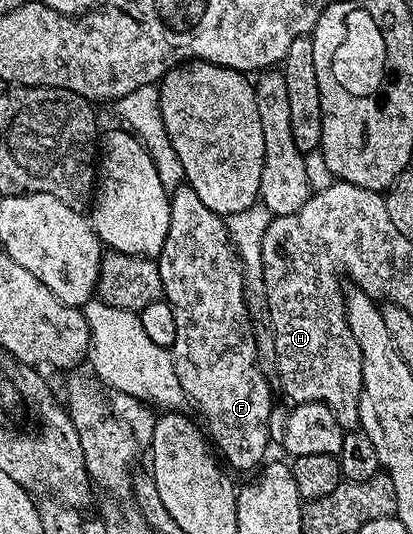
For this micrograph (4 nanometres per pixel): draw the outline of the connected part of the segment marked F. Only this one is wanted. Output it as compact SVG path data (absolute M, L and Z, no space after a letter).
M188 185L177 186L170 194L170 227L164 248L160 248L156 261L164 300L171 306L173 319L176 320L172 355L180 388L210 421L205 423L205 433L224 462L226 457L225 465L253 471L267 457L266 445L270 442L270 382L258 363L260 351L254 322L250 319L252 310L248 305L246 271L226 231L223 215L206 207Z

